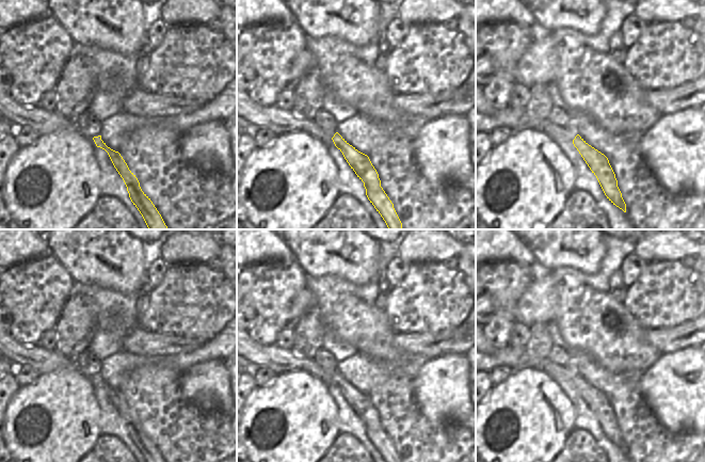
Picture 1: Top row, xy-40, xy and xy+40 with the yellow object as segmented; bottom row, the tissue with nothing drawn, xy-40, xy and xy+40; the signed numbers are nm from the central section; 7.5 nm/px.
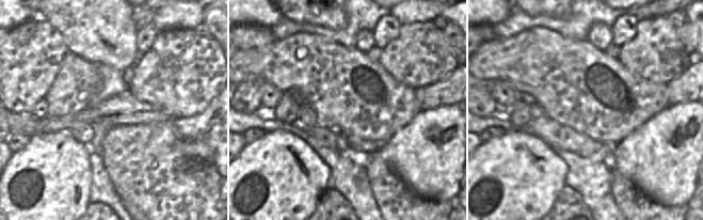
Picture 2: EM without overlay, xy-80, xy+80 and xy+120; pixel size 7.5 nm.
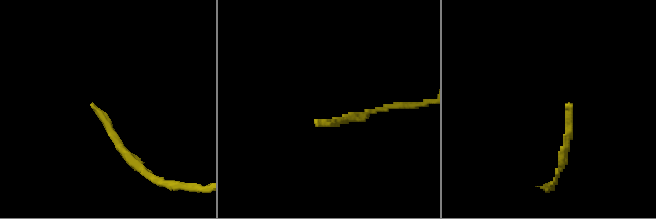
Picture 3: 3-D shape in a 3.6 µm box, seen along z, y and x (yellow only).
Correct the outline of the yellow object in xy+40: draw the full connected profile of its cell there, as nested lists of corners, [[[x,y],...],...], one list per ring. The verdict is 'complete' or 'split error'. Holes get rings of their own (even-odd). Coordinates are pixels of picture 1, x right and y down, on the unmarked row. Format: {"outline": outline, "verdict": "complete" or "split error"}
{"outline": [[[476,322],[476,350],[497,359],[502,365],[510,367],[513,371],[520,369],[538,369],[552,378],[566,394],[568,399],[577,402],[572,386],[576,386],[592,412],[596,415],[605,434],[616,446],[626,451],[626,443],[618,426],[615,413],[608,397],[589,384],[577,371],[574,365],[561,366],[549,359],[531,356],[526,348],[495,346],[484,334],[483,326]]], "verdict": "split error"}

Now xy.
{"outline": [[[237,326],[237,353],[247,359],[254,365],[267,367],[275,373],[288,371],[307,371],[318,378],[329,389],[337,403],[332,389],[337,386],[345,398],[364,421],[366,434],[385,462],[401,462],[394,443],[381,426],[381,419],[369,396],[350,384],[338,371],[329,371],[318,365],[313,359],[299,356],[291,350],[279,348],[276,344],[262,346],[249,336],[247,331]]], "verdict": "split error"}

